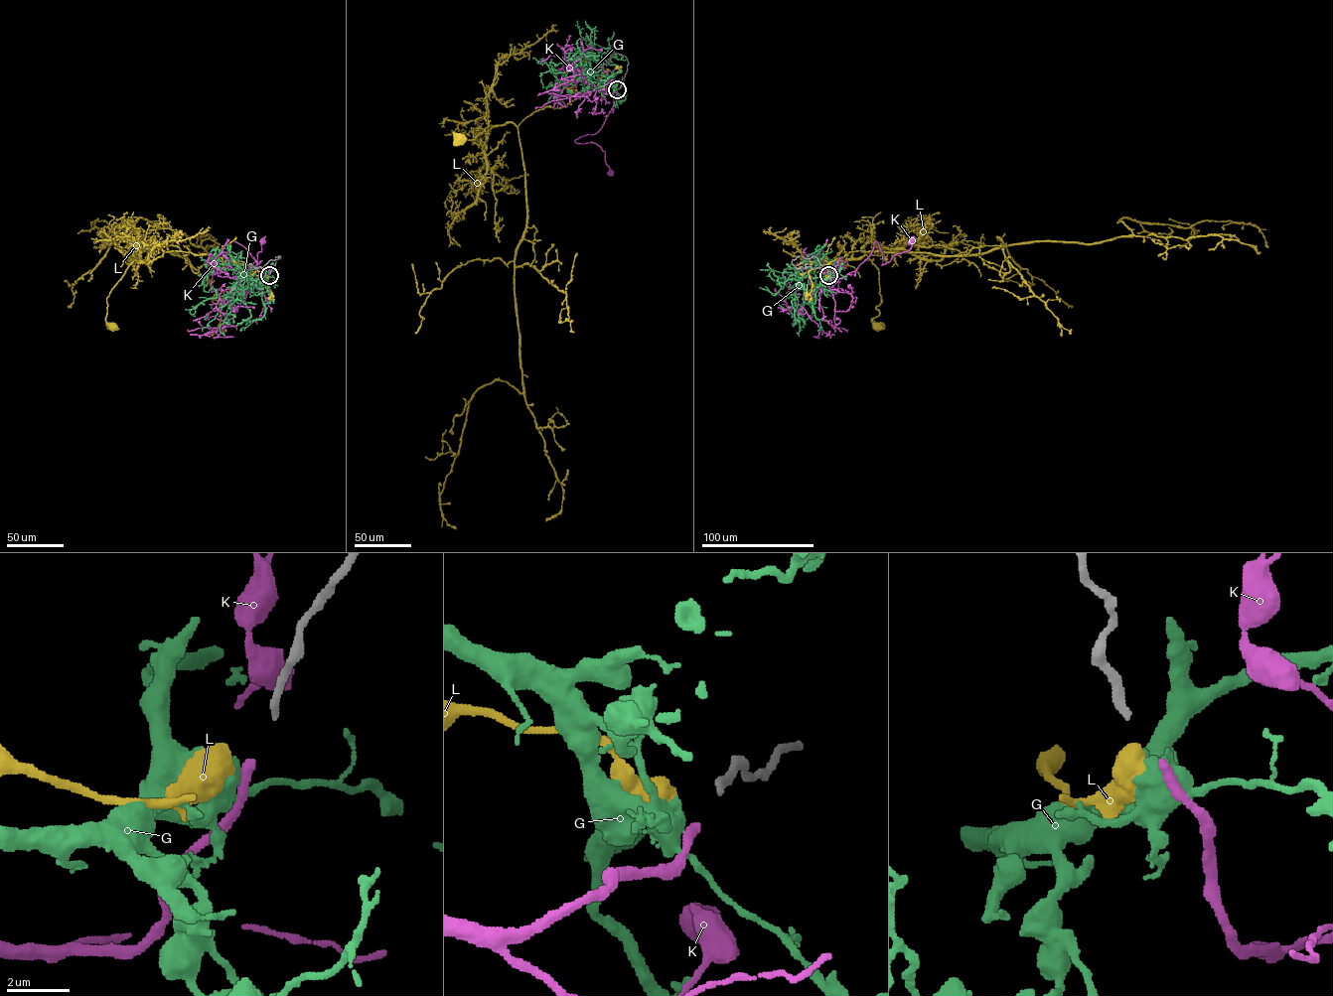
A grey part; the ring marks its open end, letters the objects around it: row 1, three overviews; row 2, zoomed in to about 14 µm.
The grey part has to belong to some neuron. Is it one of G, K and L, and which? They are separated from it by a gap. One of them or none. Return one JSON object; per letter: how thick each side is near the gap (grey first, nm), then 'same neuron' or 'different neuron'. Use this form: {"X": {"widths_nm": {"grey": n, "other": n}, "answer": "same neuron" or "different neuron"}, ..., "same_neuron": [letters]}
{"G": {"widths_nm": {"grey": 240, "other": 600}, "answer": "different neuron"}, "K": {"widths_nm": {"grey": 240, "other": 300}, "answer": "same neuron"}, "L": {"widths_nm": {"grey": 240, "other": 700}, "answer": "different neuron"}, "same_neuron": ["K"]}

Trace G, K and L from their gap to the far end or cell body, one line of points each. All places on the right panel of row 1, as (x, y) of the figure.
G: (829, 276), (810, 276), (819, 264), (819, 249), (822, 250), (825, 271), (823, 292)
K: (829, 276), (834, 283), (855, 270), (875, 241), (882, 264), (907, 251), (912, 240)
L: (828, 276), (830, 262), (865, 251), (864, 245), (878, 270), (881, 303), (872, 320), (877, 328)

